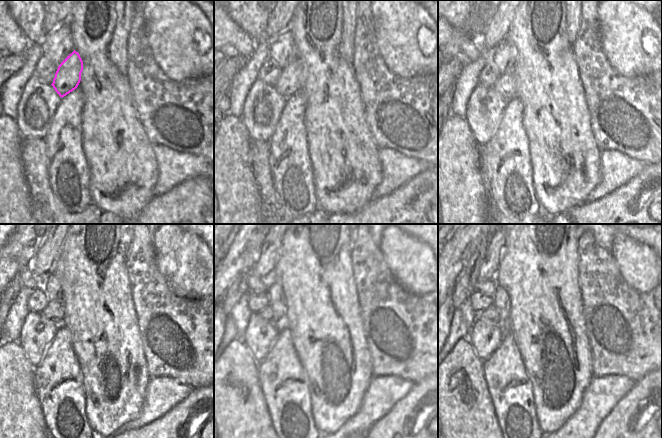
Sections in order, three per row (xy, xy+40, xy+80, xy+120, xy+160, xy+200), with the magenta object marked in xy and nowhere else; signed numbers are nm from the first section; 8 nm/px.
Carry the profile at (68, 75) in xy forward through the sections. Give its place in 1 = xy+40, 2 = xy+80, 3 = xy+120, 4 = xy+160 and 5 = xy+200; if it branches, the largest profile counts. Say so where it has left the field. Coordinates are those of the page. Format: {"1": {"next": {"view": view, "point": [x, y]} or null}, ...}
{"1": {"next": {"view": "xy+40", "point": [292, 76]}}, "2": {"next": {"view": "xy+80", "point": [505, 84]}}, "3": {"next": {"view": "xy+120", "point": [54, 310]}}, "4": {"next": {"view": "xy+160", "point": [274, 313]}}, "5": {"next": {"view": "xy+200", "point": [490, 315]}}}

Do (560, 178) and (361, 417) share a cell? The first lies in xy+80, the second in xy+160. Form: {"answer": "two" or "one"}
{"answer": "two"}

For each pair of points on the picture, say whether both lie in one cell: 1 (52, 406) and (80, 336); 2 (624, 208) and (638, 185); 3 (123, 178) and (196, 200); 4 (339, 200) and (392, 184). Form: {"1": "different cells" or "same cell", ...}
{"1": "different cells", "2": "same cell", "3": "different cells", "4": "different cells"}

